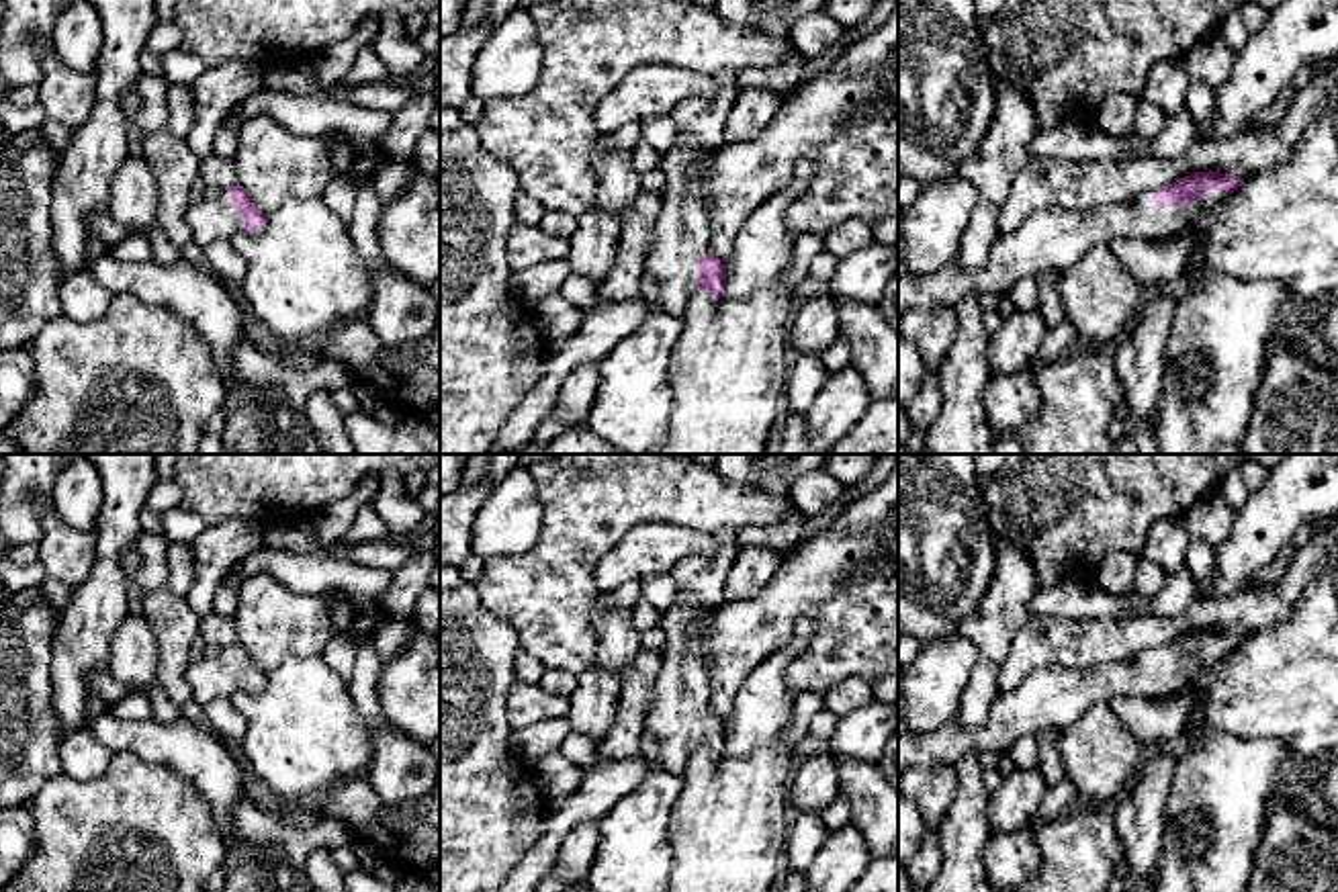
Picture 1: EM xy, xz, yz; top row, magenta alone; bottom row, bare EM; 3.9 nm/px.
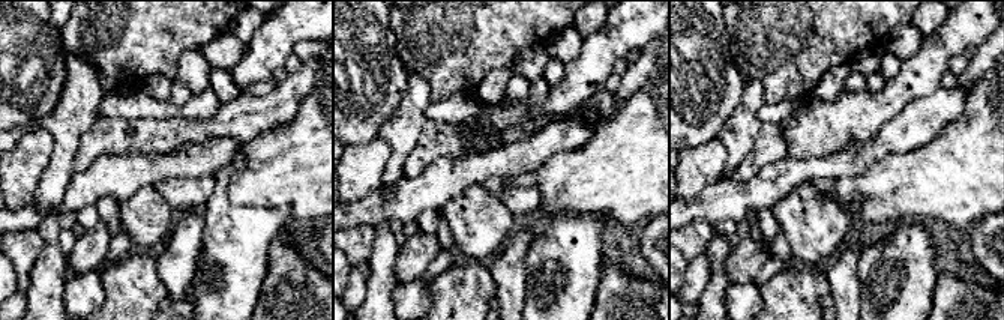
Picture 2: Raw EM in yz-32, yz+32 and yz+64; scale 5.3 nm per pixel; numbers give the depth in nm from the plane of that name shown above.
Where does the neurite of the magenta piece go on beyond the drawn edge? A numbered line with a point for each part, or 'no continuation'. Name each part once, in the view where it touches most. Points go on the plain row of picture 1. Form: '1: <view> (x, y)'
1: yz (1050, 698)

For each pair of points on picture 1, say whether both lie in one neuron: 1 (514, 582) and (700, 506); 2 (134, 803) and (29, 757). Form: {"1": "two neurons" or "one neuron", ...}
{"1": "one neuron", "2": "two neurons"}

